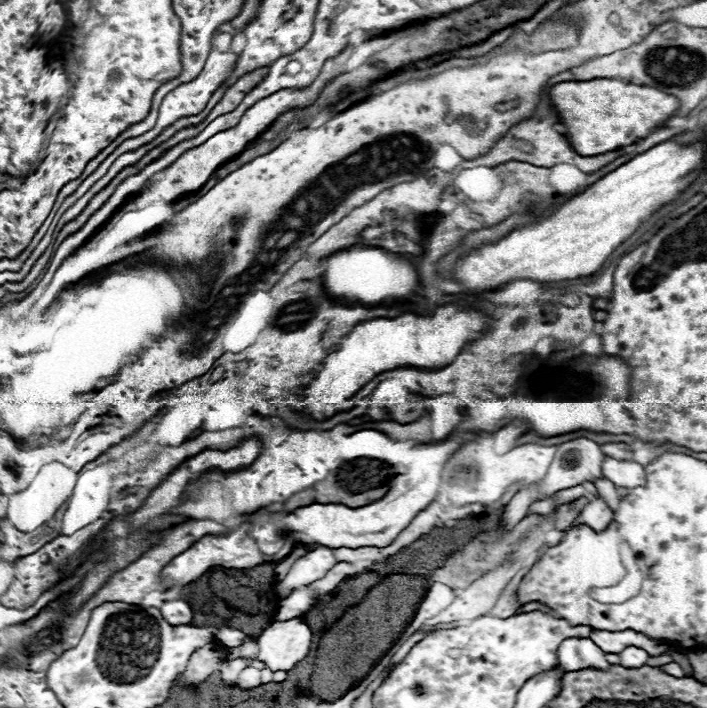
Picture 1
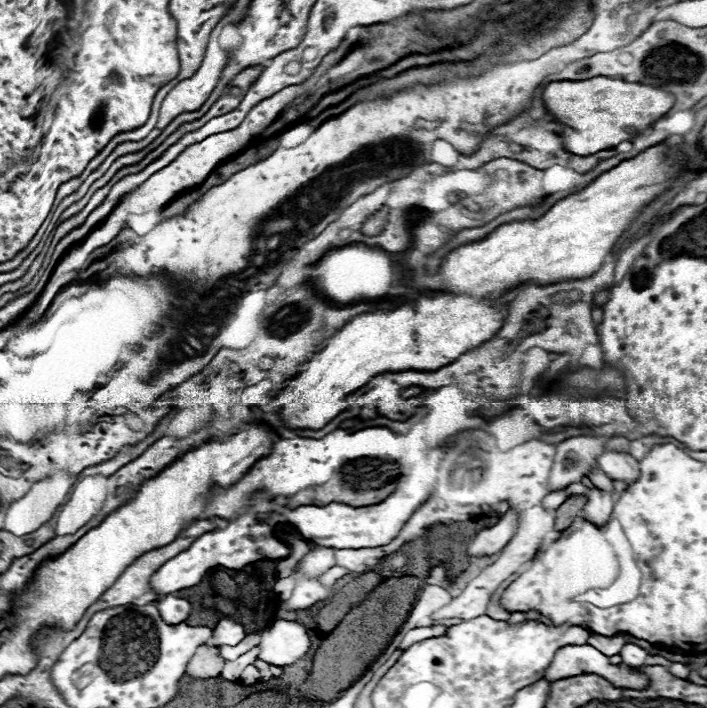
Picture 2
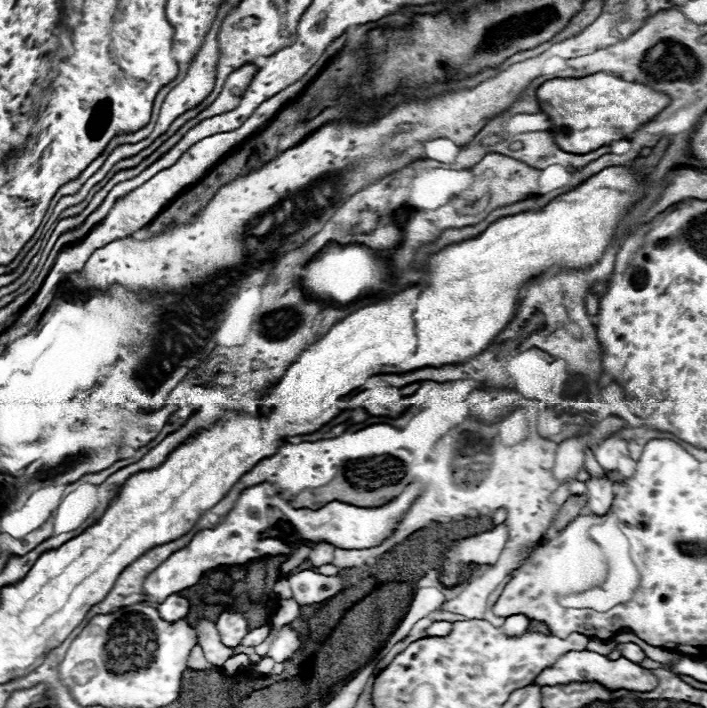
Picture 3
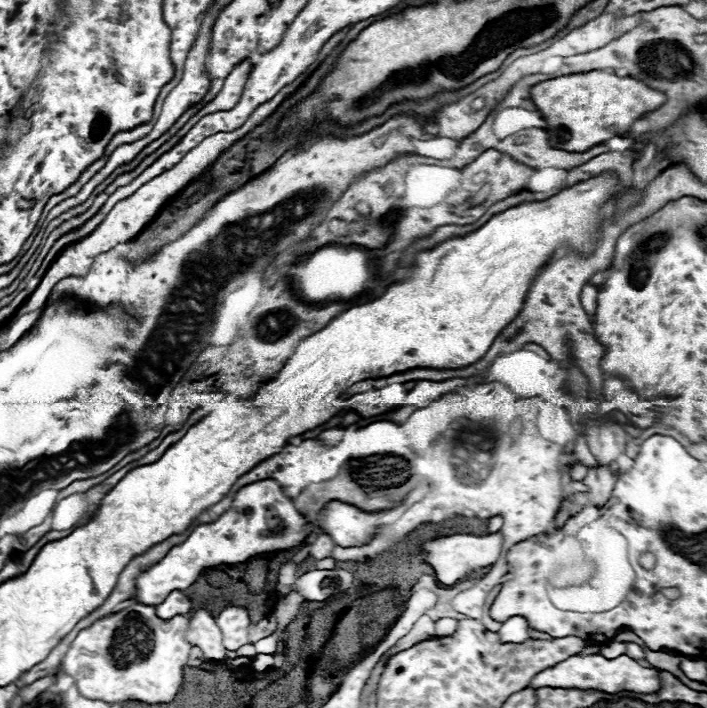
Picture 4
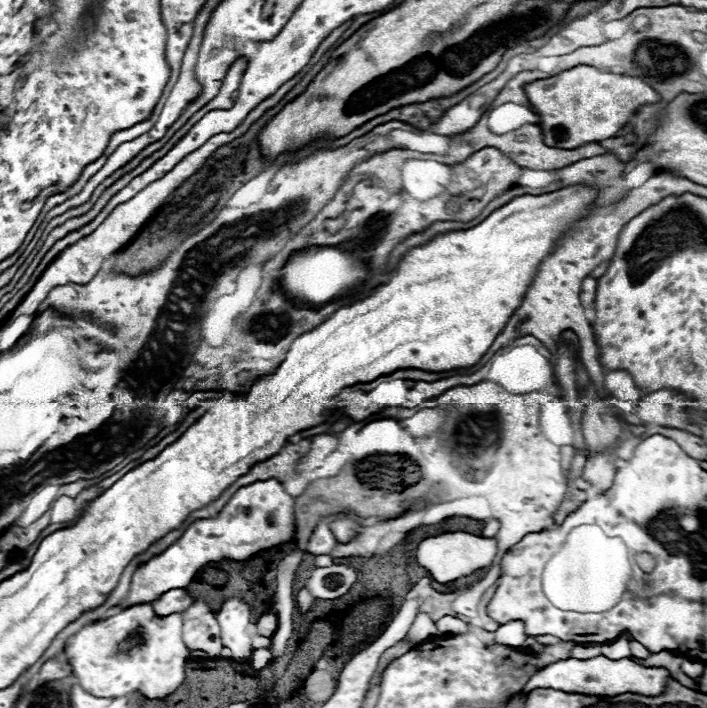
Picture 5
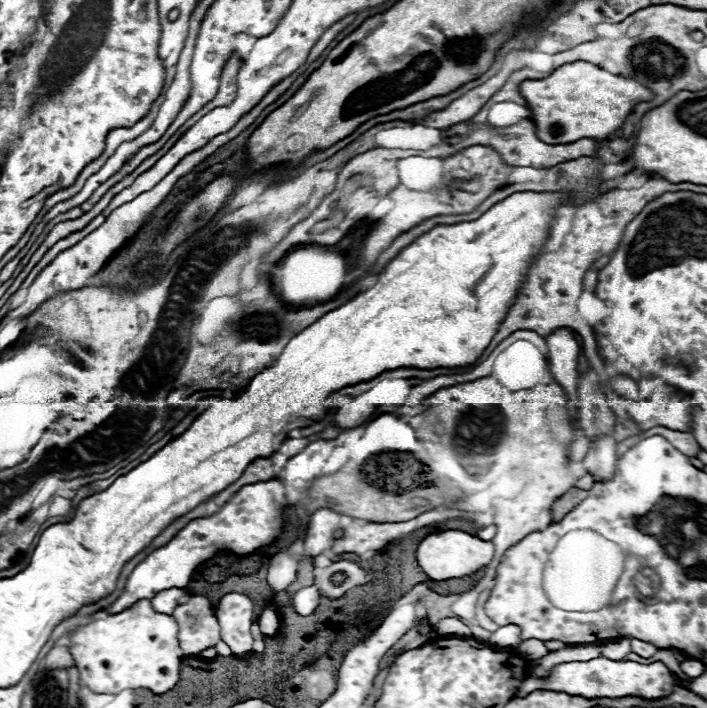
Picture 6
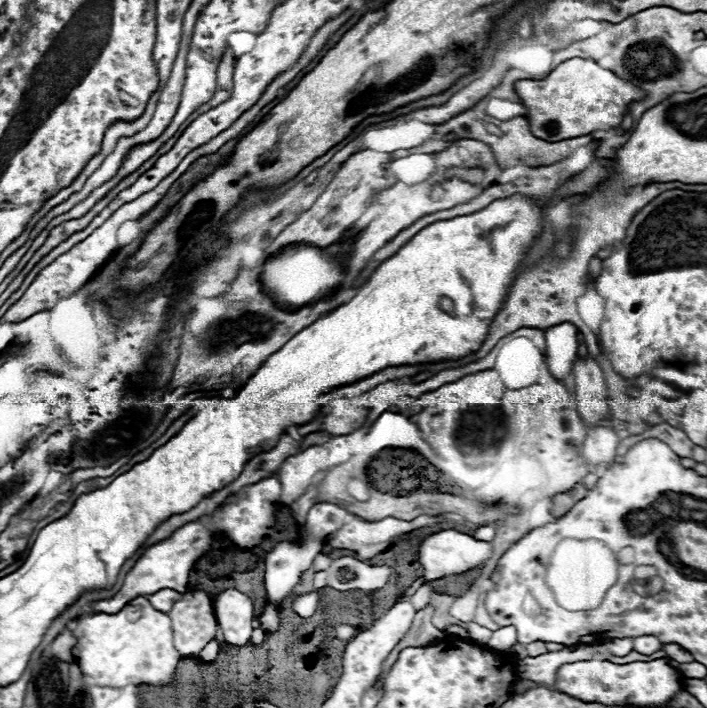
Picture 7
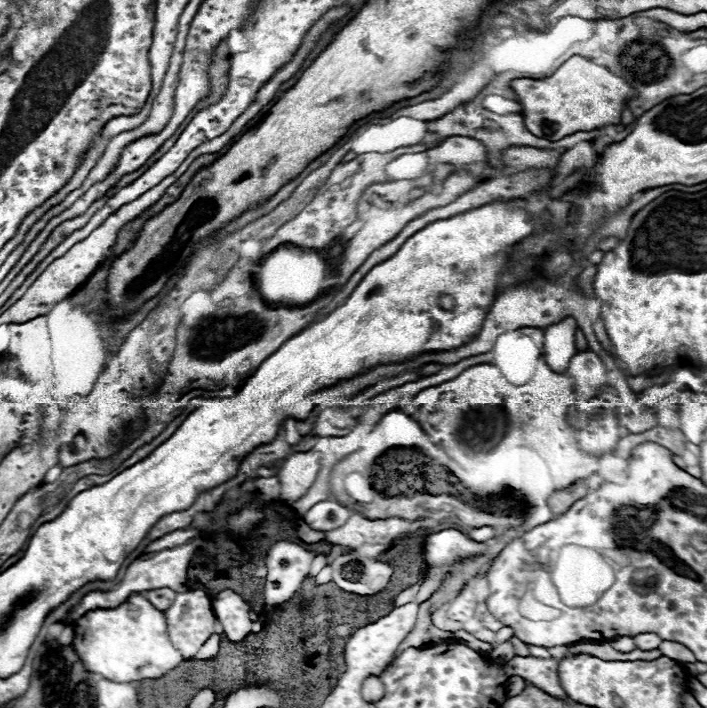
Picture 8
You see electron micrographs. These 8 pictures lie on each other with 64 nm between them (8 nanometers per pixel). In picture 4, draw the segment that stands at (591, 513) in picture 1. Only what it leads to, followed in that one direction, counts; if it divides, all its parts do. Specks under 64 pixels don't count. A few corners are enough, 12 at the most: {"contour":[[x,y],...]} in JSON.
{"contour":[[610,466],[588,468],[582,482],[590,504],[610,498],[616,476]]}

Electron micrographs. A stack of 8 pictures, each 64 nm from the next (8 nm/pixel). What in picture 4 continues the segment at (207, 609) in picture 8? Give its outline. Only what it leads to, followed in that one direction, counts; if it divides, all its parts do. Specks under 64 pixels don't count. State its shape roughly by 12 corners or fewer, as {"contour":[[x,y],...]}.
{"contour":[[206,610],[188,620],[186,640],[206,660],[224,662],[226,648],[216,620]]}

